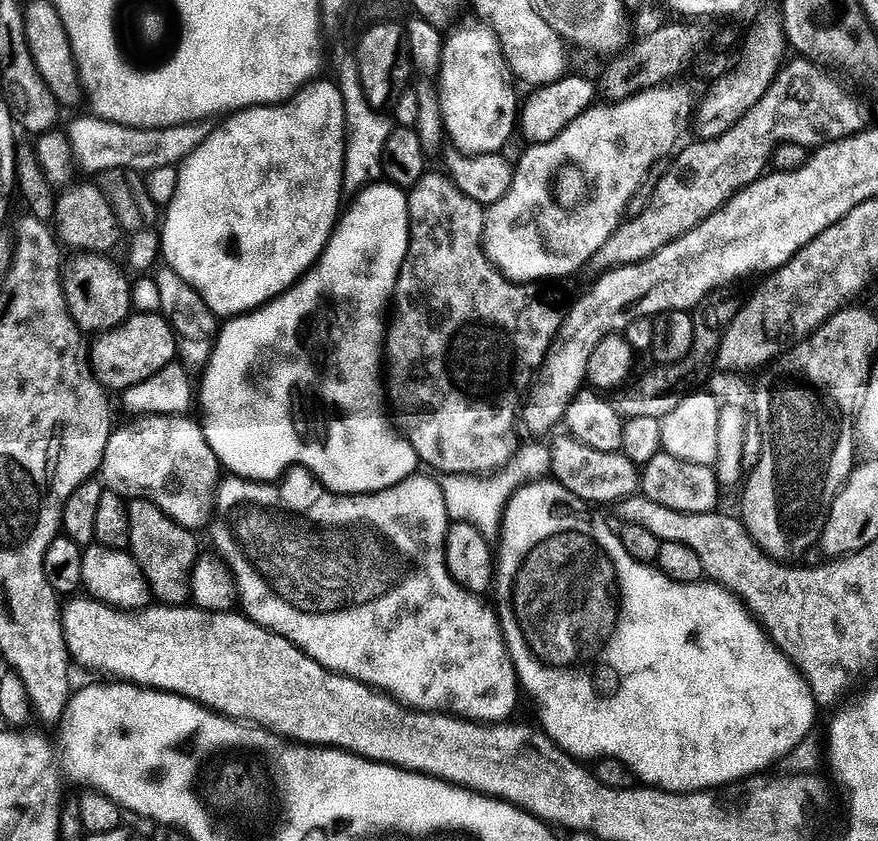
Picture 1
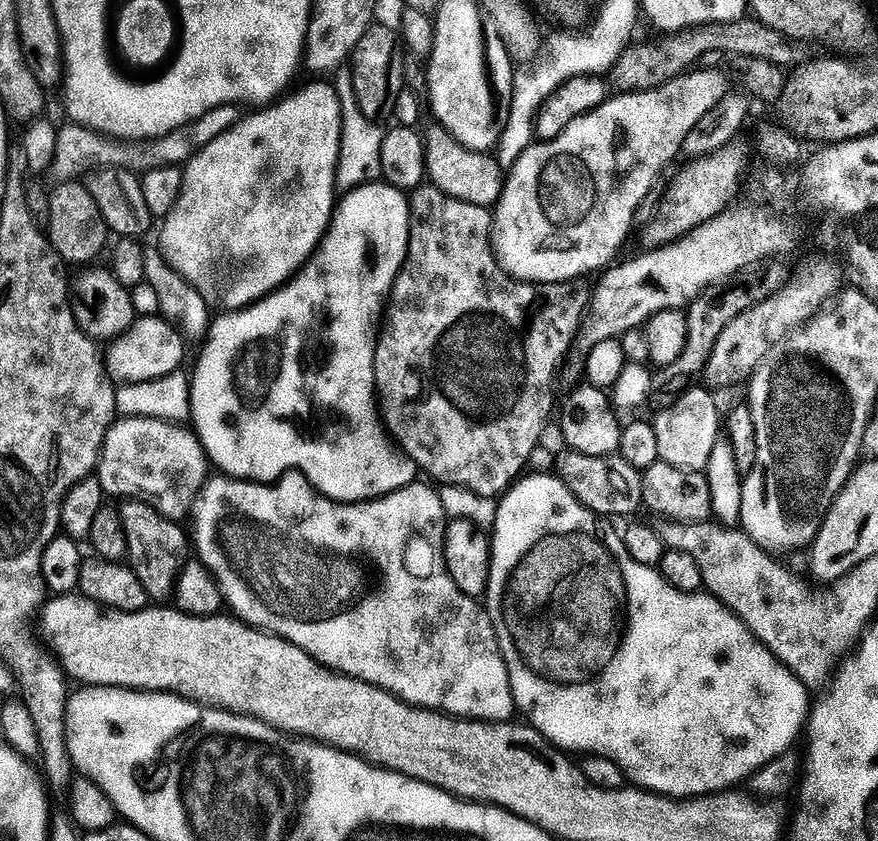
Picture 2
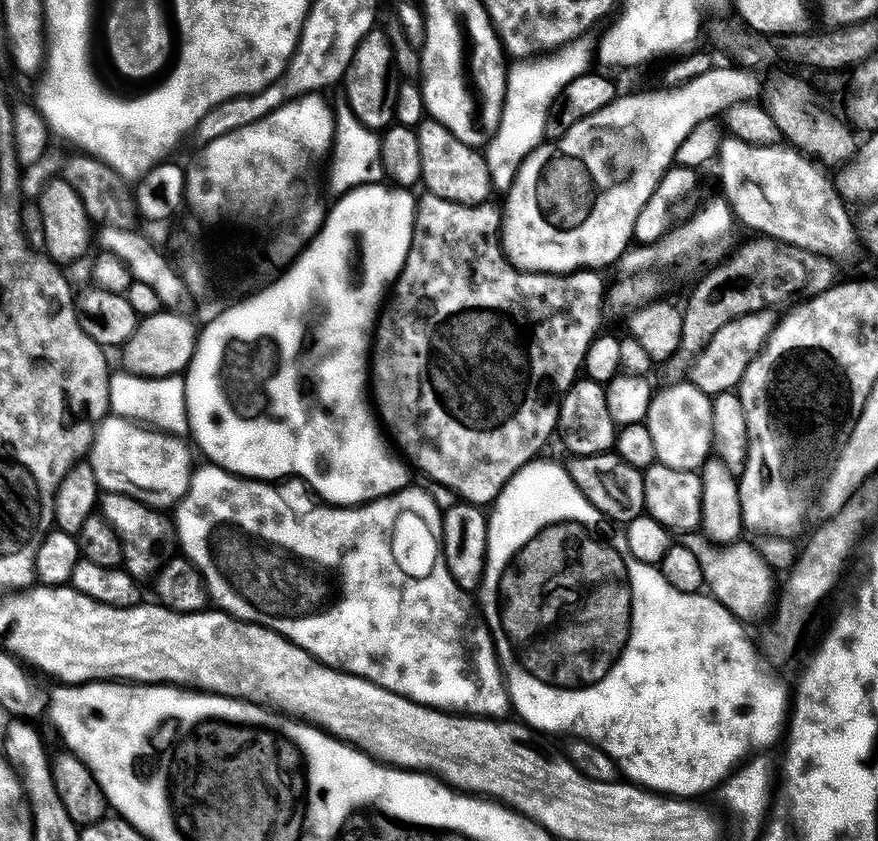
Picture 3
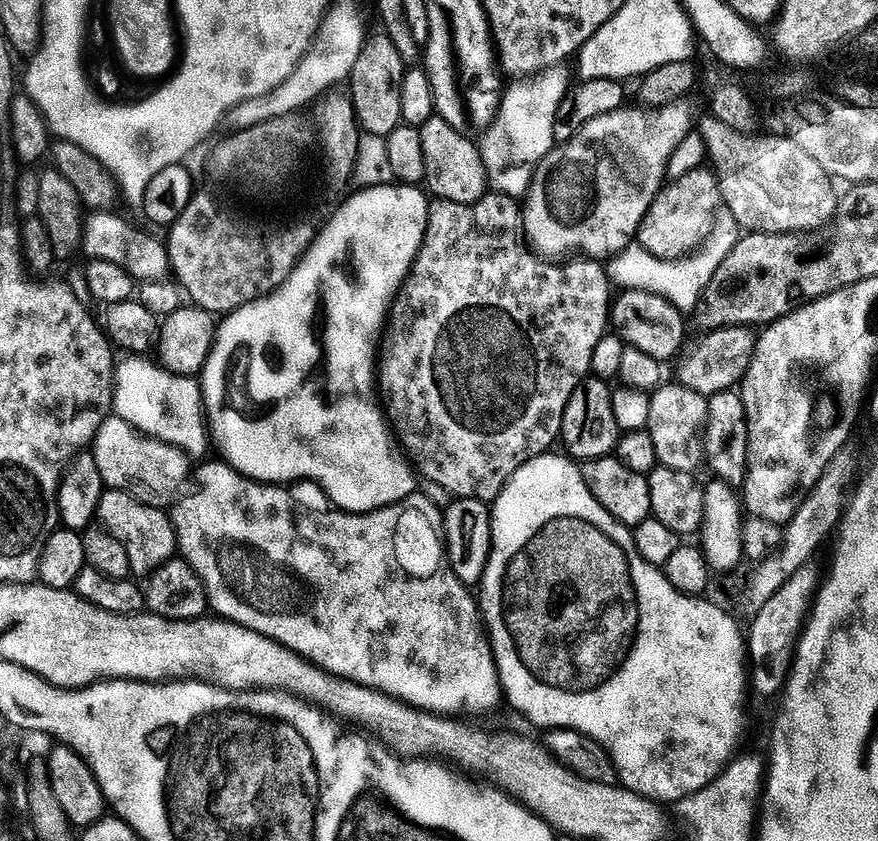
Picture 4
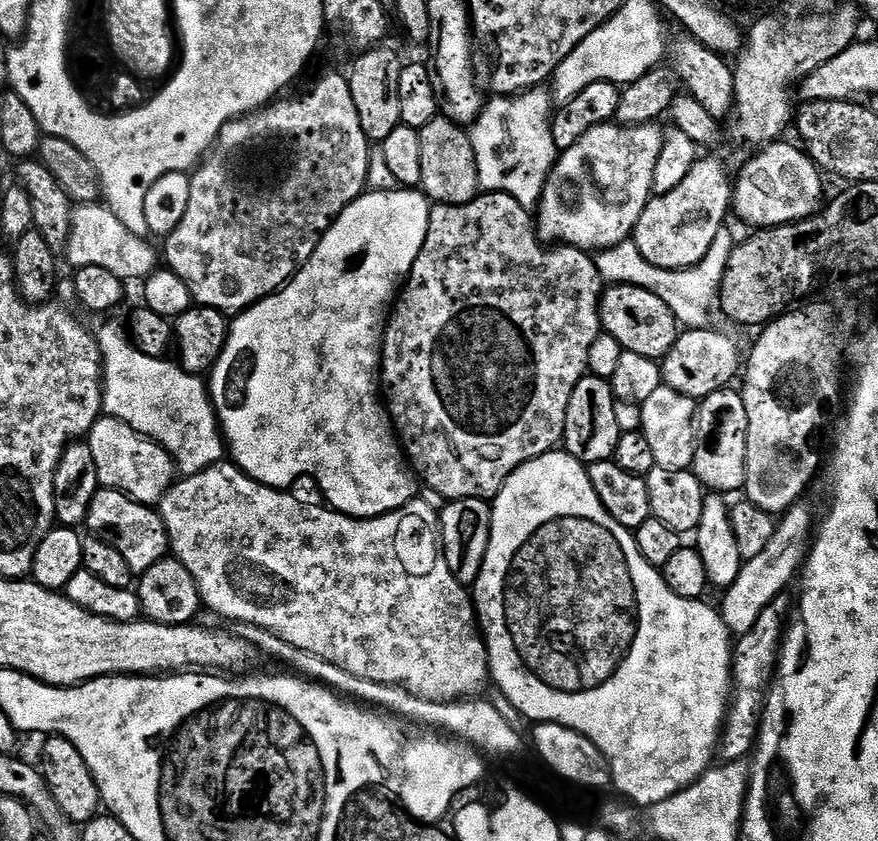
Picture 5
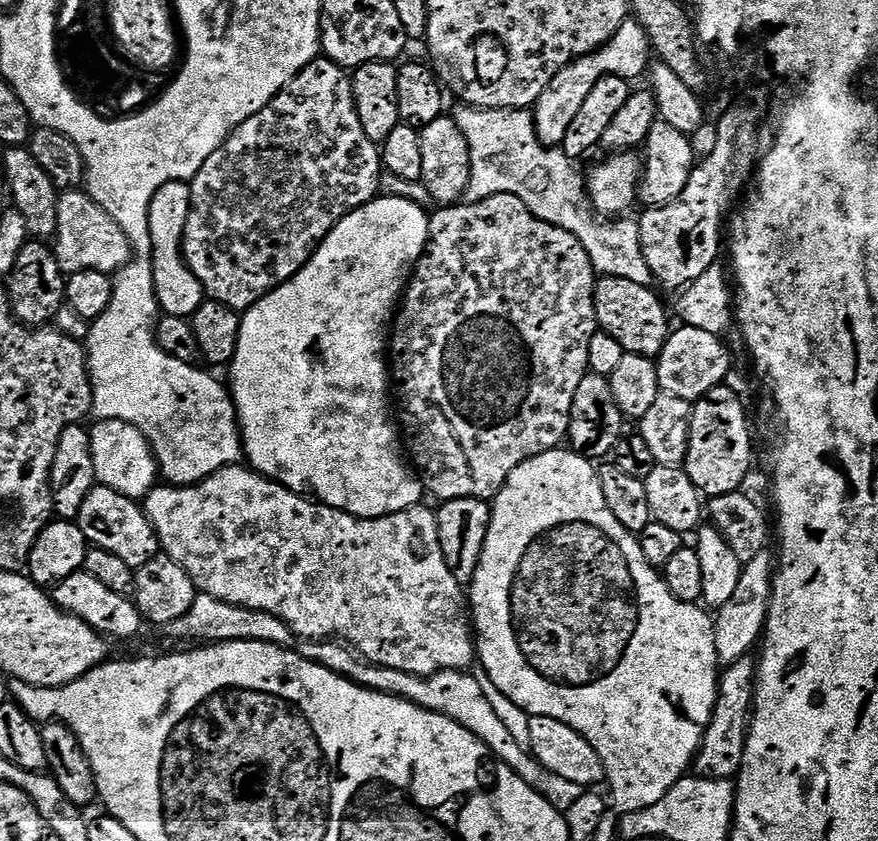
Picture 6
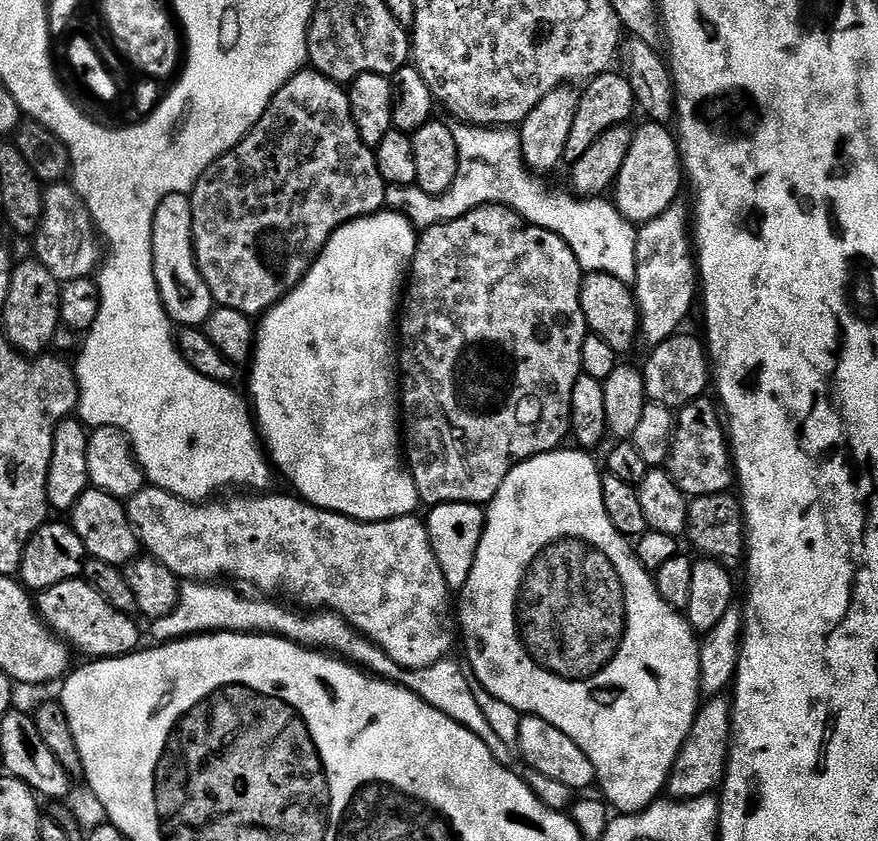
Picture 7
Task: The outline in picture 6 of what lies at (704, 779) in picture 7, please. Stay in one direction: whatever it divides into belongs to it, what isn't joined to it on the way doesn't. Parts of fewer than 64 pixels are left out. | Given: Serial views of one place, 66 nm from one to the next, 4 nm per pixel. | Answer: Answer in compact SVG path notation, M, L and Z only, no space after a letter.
M748 658L738 660L727 665L719 673L716 705L694 761L694 772L697 777L706 780L731 781L740 771L744 747L748 741L757 669L757 665L753 661L751 664L750 661L751 659Z

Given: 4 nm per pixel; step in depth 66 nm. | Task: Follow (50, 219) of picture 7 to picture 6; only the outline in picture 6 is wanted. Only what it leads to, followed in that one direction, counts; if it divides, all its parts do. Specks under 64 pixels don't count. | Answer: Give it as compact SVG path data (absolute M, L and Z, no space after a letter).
M66 190L59 196L56 210L54 208L56 229L52 249L63 275L94 270L112 276L127 265L132 257L131 244L121 227L92 201L92 197L82 190Z

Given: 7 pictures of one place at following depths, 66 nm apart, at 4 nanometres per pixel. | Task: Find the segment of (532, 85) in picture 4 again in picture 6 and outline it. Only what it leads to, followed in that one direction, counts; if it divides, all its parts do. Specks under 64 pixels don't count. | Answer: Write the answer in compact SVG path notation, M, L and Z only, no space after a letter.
M458 104L458 107L456 107L453 112L450 112L450 117L455 123L456 127L459 128L461 134L463 134L468 146L470 158L470 178L465 192L465 199L469 203L485 200L488 197L493 197L494 194L510 194L512 197L518 198L526 206L527 210L529 210L530 213L534 214L534 216L537 217L540 221L545 221L547 224L556 225L560 229L564 229L568 233L574 234L574 236L582 242L583 248L586 250L588 256L591 258L592 268L595 269L595 271L599 275L620 277L623 280L634 282L635 285L642 285L644 287L651 287L653 285L654 281L652 279L652 272L645 264L644 255L641 254L639 223L635 219L624 220L628 218L618 218L615 219L613 222L600 222L604 224L597 224L597 217L588 205L586 180L583 176L583 173L579 173L575 169L576 166L571 161L569 161L568 156L561 152L559 149L544 147L540 143L539 138L537 138L534 116L531 111L523 109L511 110L508 108L473 109L471 105Z

